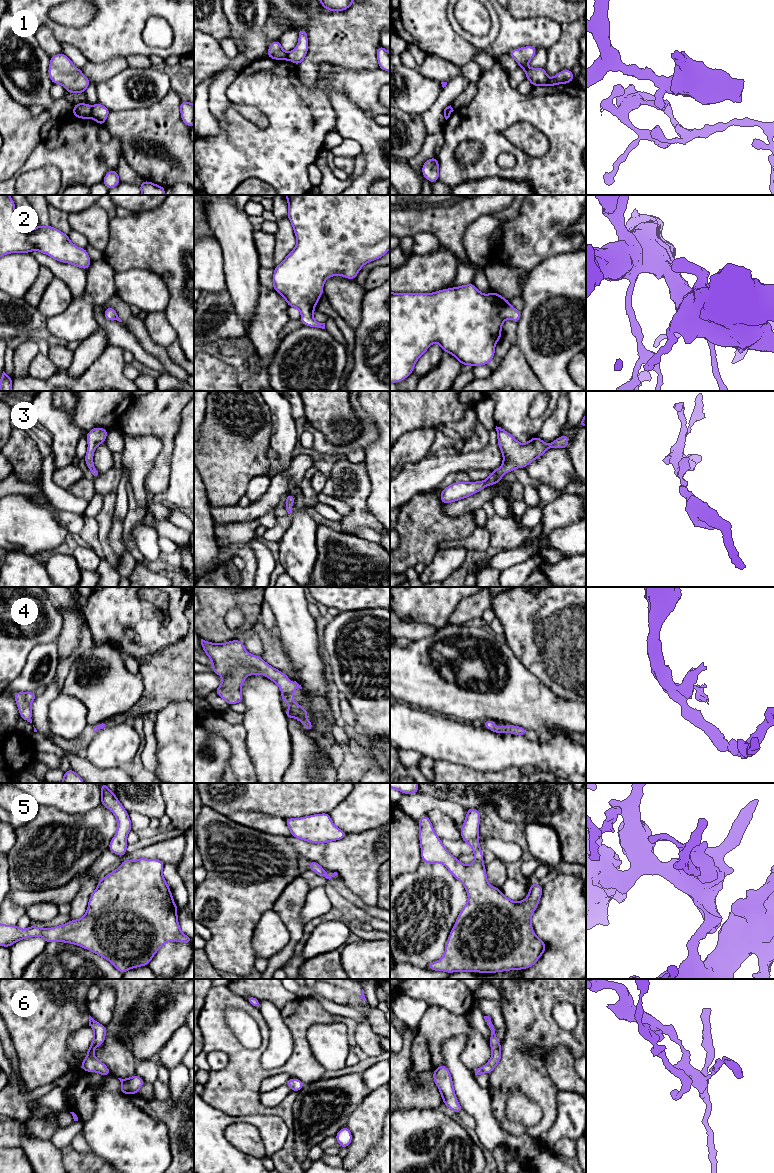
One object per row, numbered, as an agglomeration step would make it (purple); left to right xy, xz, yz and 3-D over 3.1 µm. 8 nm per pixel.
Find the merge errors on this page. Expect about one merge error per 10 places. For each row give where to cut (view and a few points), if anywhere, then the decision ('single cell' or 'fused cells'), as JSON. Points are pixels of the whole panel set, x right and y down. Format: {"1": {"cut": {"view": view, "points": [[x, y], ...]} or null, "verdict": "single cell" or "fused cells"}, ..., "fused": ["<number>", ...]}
{"1": {"cut": {"view": "xy", "points": [[92, 106], [90, 116]]}, "verdict": "fused cells"}, "2": {"cut": null, "verdict": "single cell"}, "3": {"cut": null, "verdict": "single cell"}, "4": {"cut": null, "verdict": "single cell"}, "5": {"cut": null, "verdict": "single cell"}, "6": {"cut": null, "verdict": "single cell"}, "fused": ["1"]}

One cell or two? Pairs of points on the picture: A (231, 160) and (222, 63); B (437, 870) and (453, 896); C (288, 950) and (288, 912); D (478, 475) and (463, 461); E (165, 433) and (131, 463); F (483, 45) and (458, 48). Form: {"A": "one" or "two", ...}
{"A": "two", "B": "one", "C": "one", "D": "two", "E": "two", "F": "two"}

